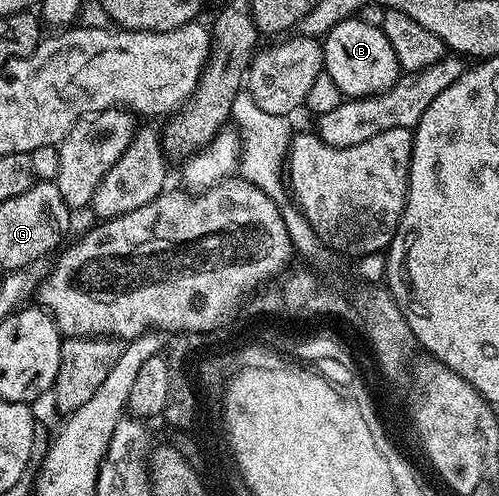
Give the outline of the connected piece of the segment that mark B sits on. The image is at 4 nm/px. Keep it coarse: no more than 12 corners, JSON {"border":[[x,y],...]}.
{"border":[[341,21],[322,40],[323,70],[345,97],[399,80],[382,26]]}

